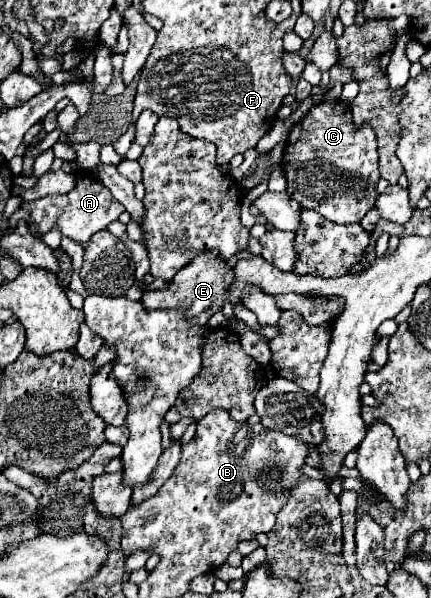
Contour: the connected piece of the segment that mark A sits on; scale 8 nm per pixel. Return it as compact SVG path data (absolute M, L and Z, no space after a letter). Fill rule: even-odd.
M81 170L81 172L75 174L75 178L77 178L77 184L75 184L75 188L71 192L43 196L43 198L33 200L33 202L21 202L21 208L31 214L29 228L37 226L35 238L43 238L45 232L49 232L53 226L57 226L63 236L75 240L85 250L91 236L95 232L99 232L99 230L105 230L113 220L118 220L119 214L125 208L123 208L123 204L119 204L111 196L111 192L95 176L91 176L91 172Z

